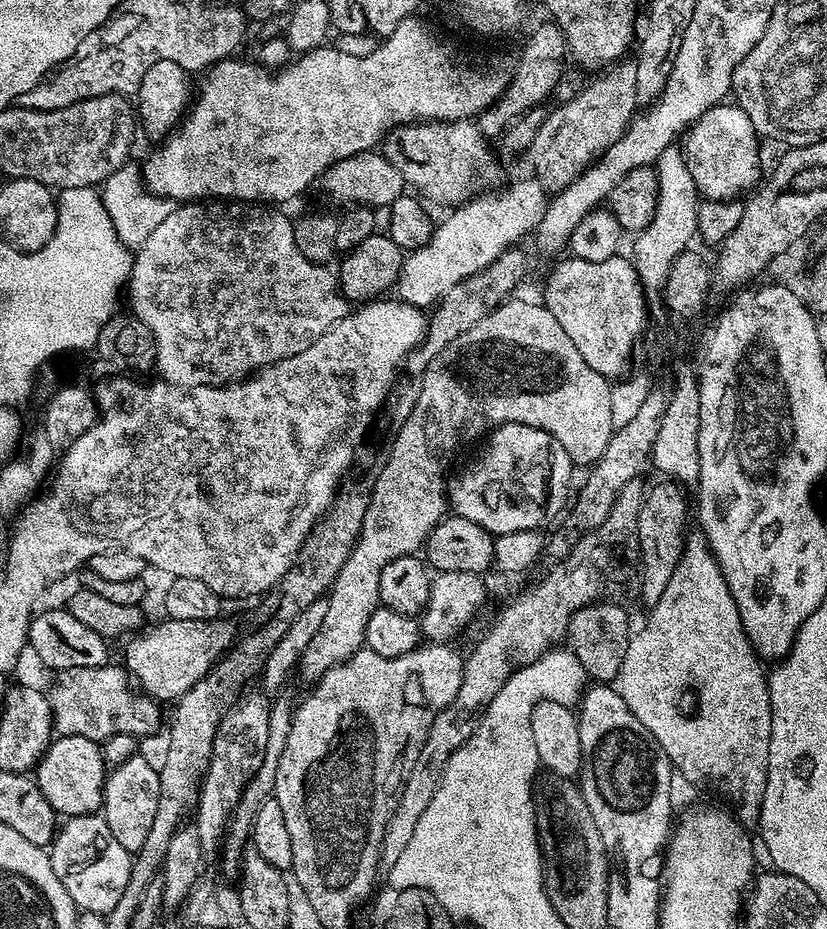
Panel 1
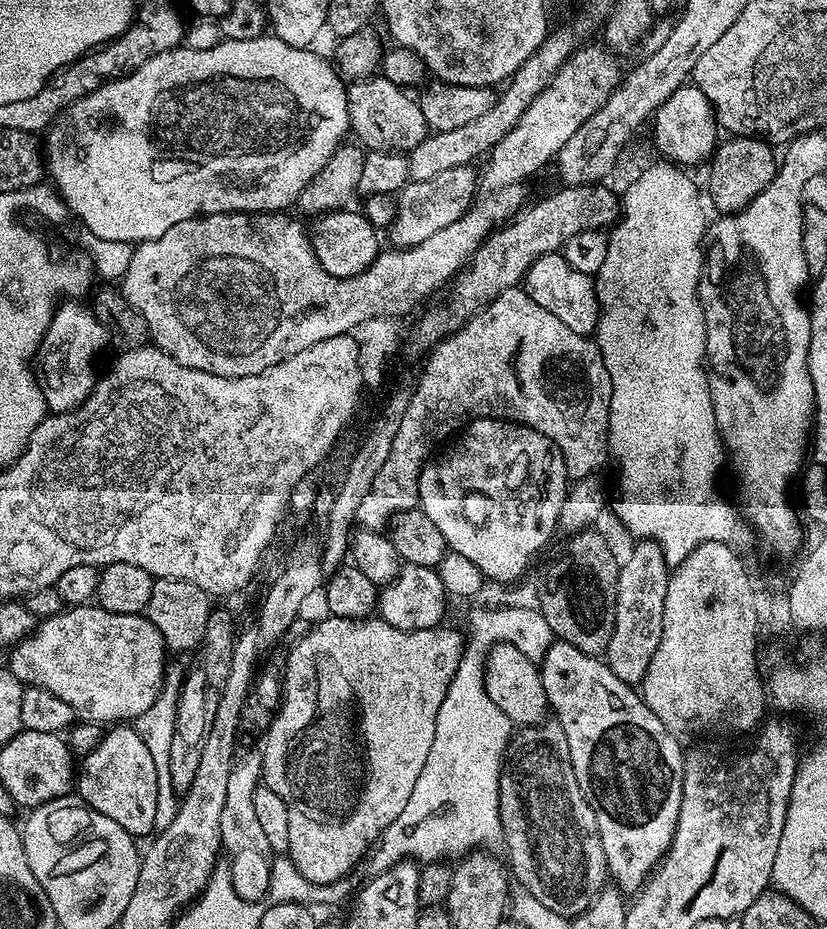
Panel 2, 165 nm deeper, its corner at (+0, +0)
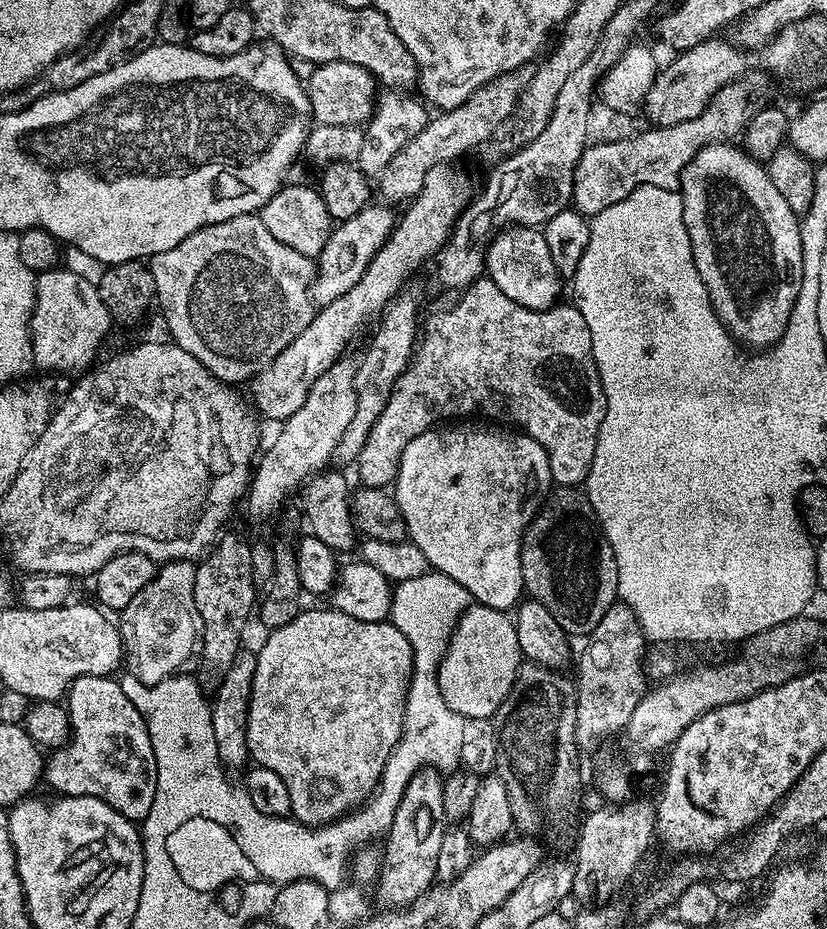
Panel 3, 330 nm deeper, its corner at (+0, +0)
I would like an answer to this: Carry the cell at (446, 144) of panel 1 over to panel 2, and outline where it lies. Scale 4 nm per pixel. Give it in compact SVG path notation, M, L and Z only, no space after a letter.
M383 74L366 80L353 80L348 90L348 126L351 135L365 149L373 152L409 154L430 135L419 103L407 96L401 85L387 80Z

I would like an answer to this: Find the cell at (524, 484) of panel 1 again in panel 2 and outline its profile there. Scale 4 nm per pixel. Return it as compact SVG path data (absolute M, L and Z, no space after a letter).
M490 418L471 420L463 431L455 437L455 440L456 445L441 460L433 459L425 464L424 469L420 471L418 508L424 511L434 526L438 528L439 533L445 538L447 547L451 551L462 554L462 558L470 558L470 562L474 562L474 566L478 566L478 570L484 576L485 581L492 582L492 580L497 580L500 584L508 584L511 580L518 579L527 570L528 563L547 546L548 539L552 536L552 531L554 533L557 531L560 523L562 502L568 496L570 487L568 471L564 465L564 453L550 438L538 434L538 430L528 428L524 424L513 424L510 420L491 420Z

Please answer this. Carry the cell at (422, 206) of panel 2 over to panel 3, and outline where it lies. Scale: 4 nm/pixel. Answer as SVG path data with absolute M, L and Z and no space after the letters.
M374 202L364 207L354 217L343 220L333 227L322 254L316 258L316 276L312 280L311 288L313 305L320 308L329 305L335 298L346 294L347 290L358 284L374 254L392 235L396 225L396 214L393 212L395 211L391 207Z

